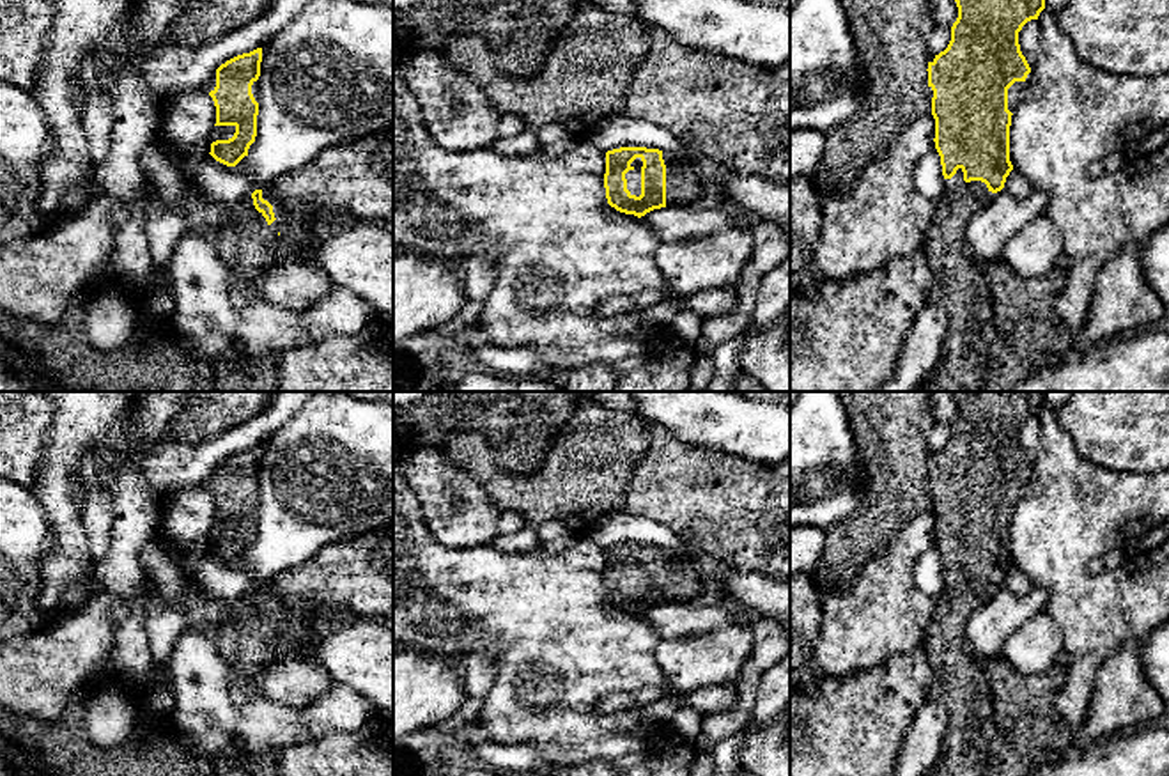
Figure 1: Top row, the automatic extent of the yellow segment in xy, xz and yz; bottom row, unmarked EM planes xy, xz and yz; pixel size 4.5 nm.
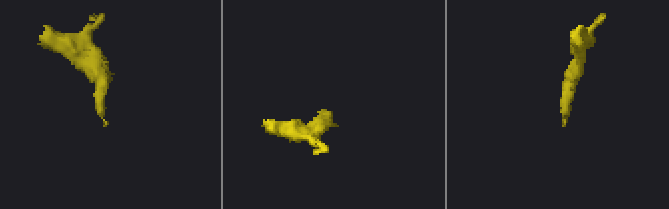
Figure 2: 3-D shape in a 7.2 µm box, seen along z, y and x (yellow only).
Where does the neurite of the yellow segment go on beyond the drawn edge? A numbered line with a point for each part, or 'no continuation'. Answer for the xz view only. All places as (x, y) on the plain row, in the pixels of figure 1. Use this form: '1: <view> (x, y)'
1: xz (633, 574)

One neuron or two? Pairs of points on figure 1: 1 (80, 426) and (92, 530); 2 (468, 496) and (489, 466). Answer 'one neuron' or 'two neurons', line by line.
1: two neurons
2: two neurons

